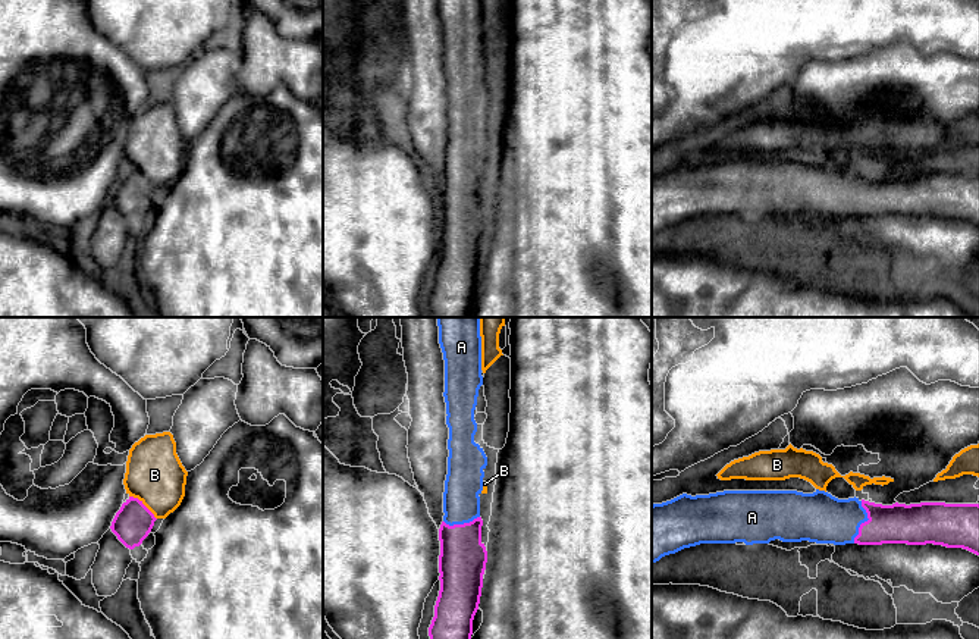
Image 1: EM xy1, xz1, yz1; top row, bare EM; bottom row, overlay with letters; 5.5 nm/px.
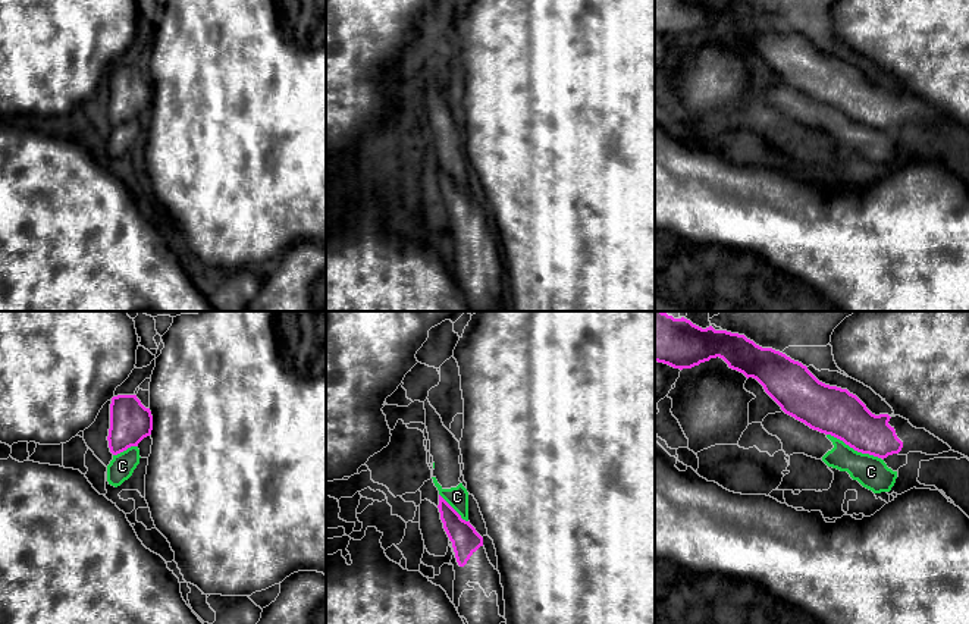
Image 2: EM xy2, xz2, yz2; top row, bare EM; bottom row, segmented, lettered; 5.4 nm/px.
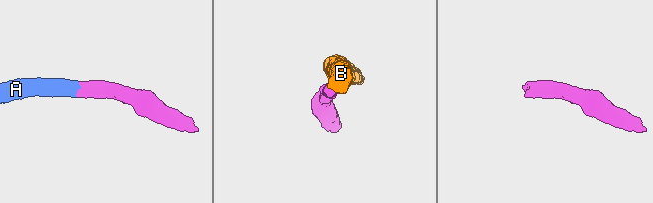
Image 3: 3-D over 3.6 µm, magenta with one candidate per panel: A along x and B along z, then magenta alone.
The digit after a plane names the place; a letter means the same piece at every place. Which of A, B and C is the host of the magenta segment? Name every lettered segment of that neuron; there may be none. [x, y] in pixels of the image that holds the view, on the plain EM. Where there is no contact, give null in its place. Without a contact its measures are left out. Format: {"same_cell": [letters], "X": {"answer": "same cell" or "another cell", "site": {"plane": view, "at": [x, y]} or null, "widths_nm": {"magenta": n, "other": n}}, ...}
{"same_cell": ["A"], "A": {"answer": "same cell", "site": {"plane": "yz1", "at": [865, 193]}, "widths_nm": {"magenta": 220, "other": 280}}, "B": {"answer": "another cell", "site": {"plane": "xy1", "at": [144, 177]}, "widths_nm": {"magenta": 200, "other": 320}}, "C": {"answer": "another cell", "site": {"plane": "yz2", "at": [853, 119]}, "widths_nm": {"magenta": 260, "other": 180}}}

